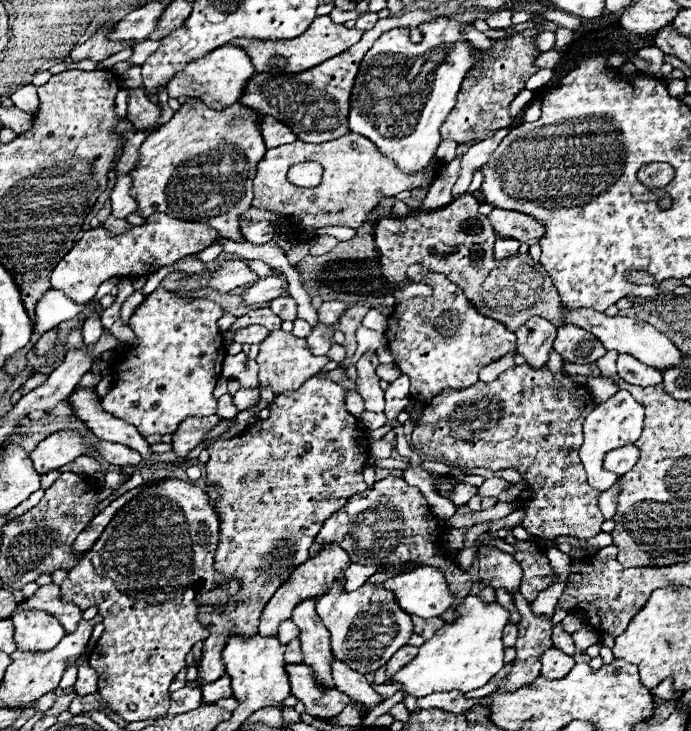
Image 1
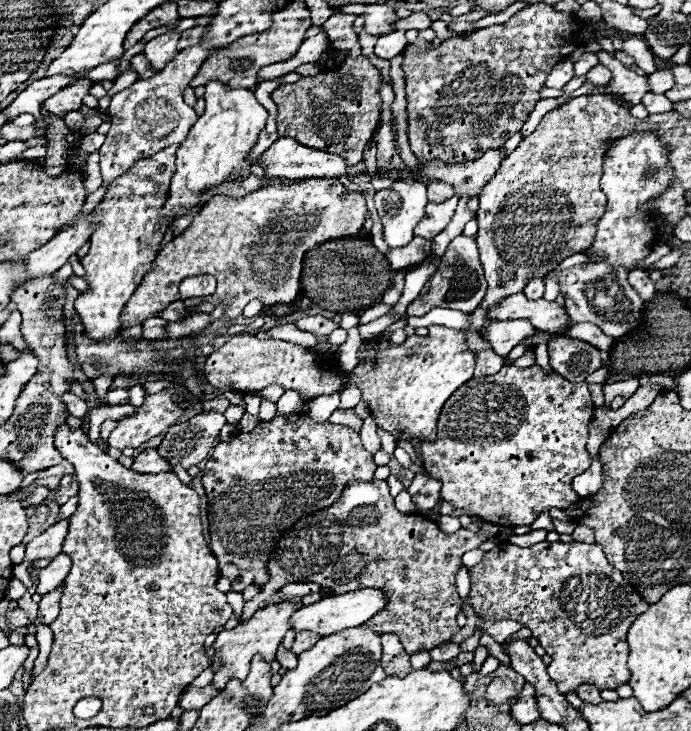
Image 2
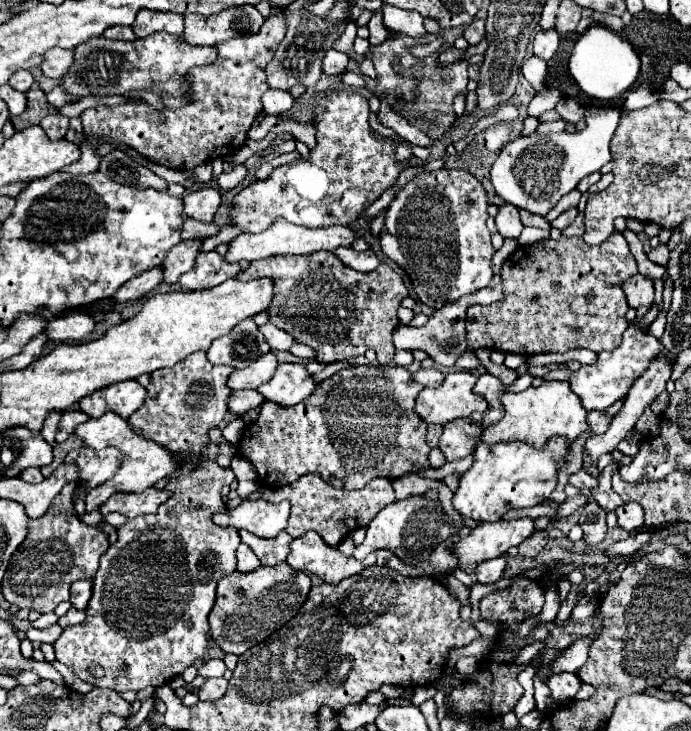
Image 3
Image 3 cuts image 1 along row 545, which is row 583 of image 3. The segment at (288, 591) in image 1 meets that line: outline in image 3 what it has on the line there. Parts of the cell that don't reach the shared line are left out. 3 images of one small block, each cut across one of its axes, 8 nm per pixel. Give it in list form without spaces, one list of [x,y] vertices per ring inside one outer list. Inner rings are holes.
[[[306,532],[302,538],[294,538],[290,550],[292,552],[286,562],[292,568],[318,574],[328,584],[338,584],[340,580],[354,576],[376,562],[376,552],[370,552],[364,560],[344,556],[336,546],[324,544],[316,532]]]

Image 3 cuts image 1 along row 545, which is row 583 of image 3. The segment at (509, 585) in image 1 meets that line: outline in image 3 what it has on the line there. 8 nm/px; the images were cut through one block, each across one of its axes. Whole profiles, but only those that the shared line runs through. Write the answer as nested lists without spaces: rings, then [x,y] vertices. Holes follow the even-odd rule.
[[[500,556],[496,560],[486,560],[484,564],[478,564],[476,566],[476,580],[478,582],[484,582],[484,584],[492,584],[496,580],[502,578],[502,572],[504,572],[504,566],[506,566],[506,558]]]

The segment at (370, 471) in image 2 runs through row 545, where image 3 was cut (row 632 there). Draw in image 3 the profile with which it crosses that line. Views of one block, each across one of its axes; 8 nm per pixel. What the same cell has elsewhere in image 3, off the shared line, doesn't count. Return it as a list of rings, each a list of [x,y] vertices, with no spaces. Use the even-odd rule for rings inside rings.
[[[286,562],[278,566],[260,566],[254,572],[232,572],[218,582],[216,604],[208,616],[210,634],[226,654],[244,654],[256,642],[264,642],[272,632],[280,630],[304,606],[312,580],[306,572],[290,568]]]

